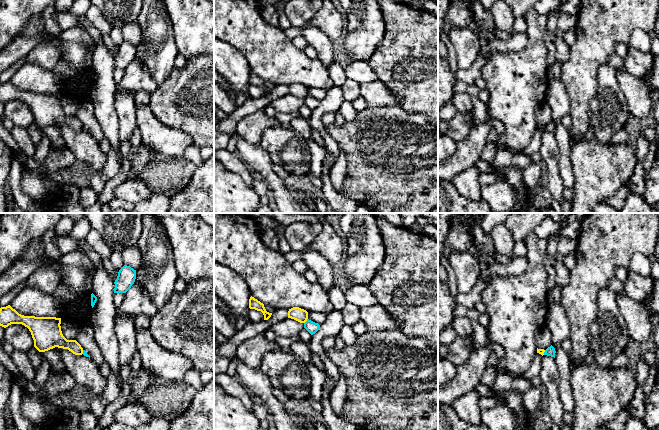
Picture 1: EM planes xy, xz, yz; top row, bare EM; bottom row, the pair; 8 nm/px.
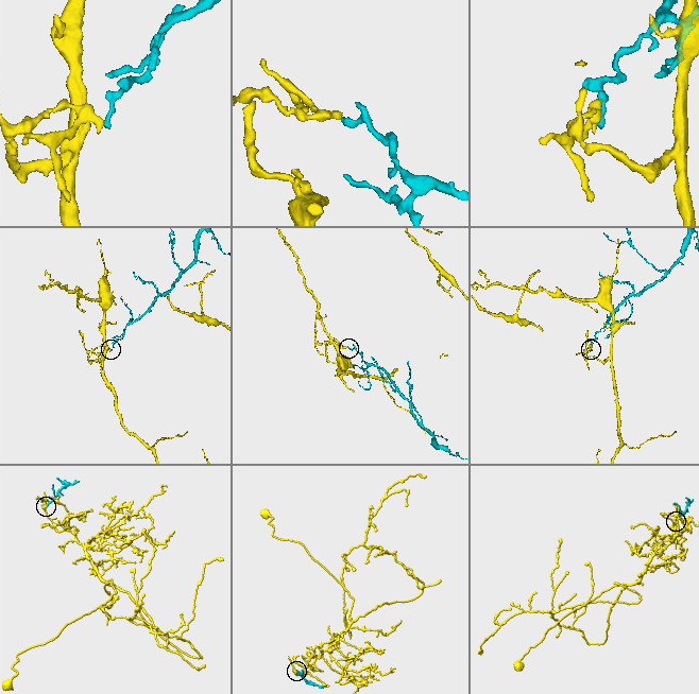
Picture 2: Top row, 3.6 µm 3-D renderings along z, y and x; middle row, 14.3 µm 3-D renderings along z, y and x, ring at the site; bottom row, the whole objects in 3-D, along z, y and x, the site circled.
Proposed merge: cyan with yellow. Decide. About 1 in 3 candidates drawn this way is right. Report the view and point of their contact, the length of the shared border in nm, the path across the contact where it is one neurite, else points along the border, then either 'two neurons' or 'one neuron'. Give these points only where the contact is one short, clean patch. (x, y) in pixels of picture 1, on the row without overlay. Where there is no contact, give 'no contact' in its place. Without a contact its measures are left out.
xz (306, 97) | 50 nm | along xz (307, 94), (304, 99) | two neurons

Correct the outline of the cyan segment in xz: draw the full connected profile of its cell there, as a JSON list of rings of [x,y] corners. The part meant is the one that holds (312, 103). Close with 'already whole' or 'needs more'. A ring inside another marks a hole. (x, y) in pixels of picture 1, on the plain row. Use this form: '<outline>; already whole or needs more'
[[[307,95],[307,97],[304,99],[304,104],[311,110],[315,110],[319,104],[320,101],[318,99],[315,99],[309,95]]]; already whole

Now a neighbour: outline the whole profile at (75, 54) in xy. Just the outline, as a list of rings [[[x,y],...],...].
[[[48,32],[40,39],[42,43],[60,43],[61,57],[67,61],[73,69],[75,75],[70,79],[65,79],[63,83],[63,93],[73,93],[75,97],[84,98],[92,87],[91,70],[92,66],[87,64],[87,56],[94,53],[96,43],[86,46],[82,43],[67,42],[58,36],[53,36]]]

